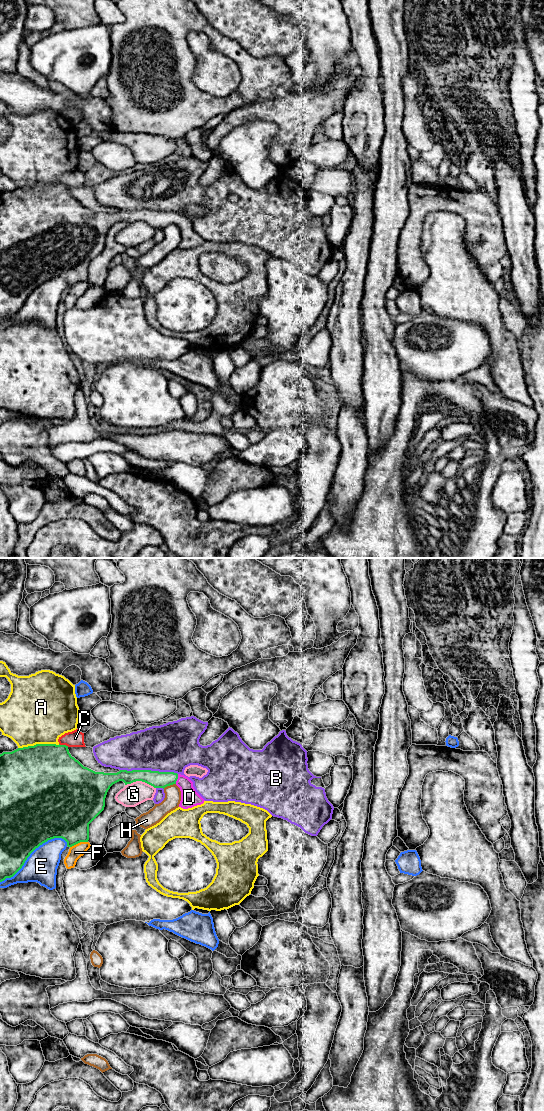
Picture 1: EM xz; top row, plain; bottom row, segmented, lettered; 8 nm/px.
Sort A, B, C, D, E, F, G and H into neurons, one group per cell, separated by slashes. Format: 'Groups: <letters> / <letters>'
Groups: A / B / C / D / E / F / G / H

